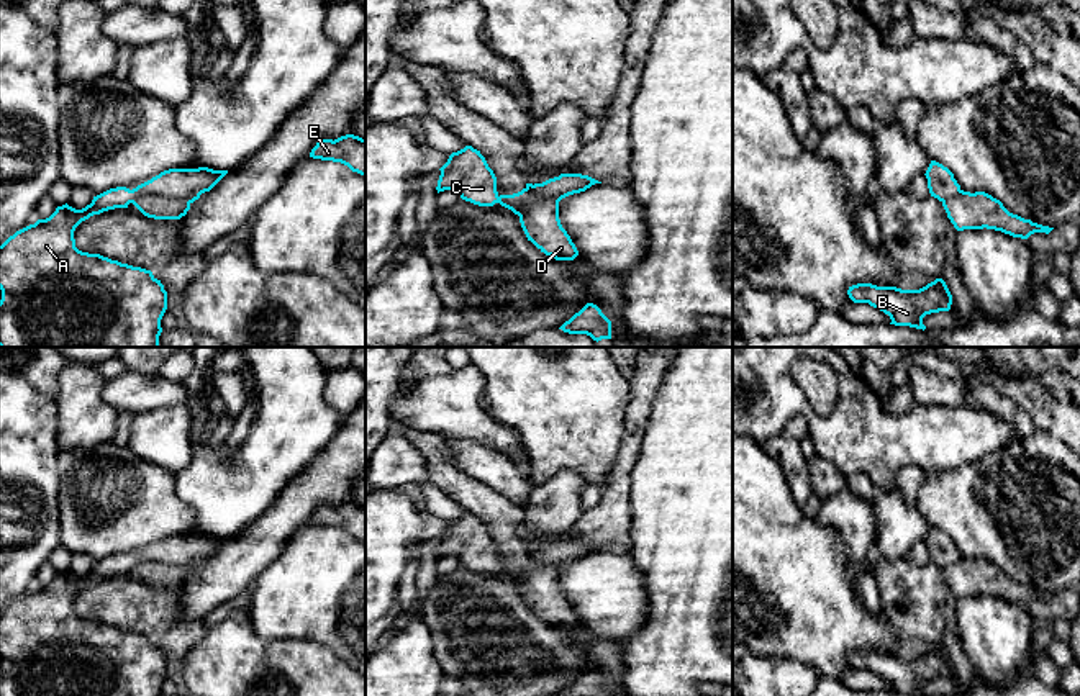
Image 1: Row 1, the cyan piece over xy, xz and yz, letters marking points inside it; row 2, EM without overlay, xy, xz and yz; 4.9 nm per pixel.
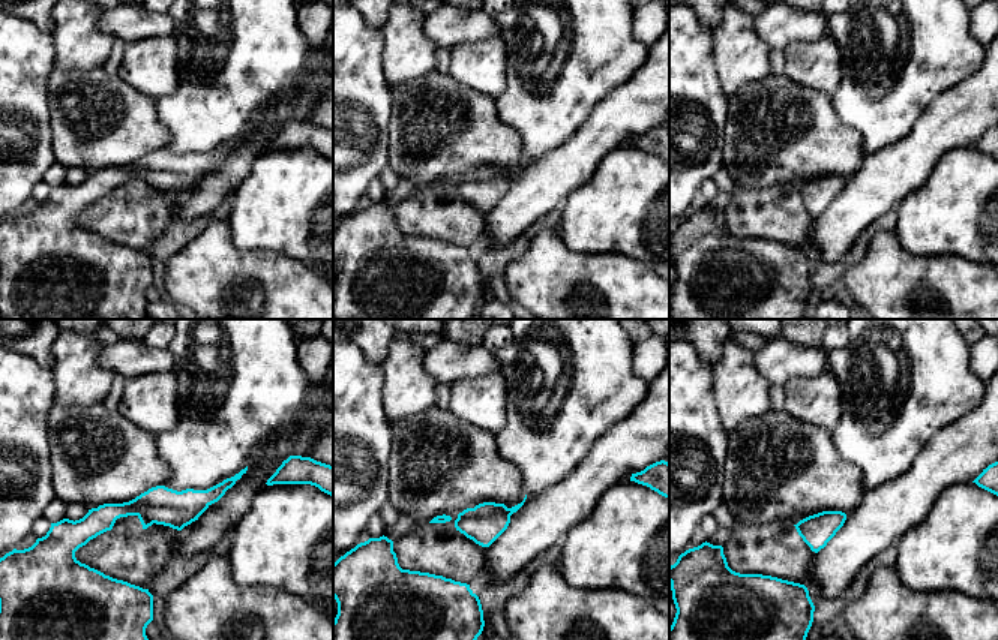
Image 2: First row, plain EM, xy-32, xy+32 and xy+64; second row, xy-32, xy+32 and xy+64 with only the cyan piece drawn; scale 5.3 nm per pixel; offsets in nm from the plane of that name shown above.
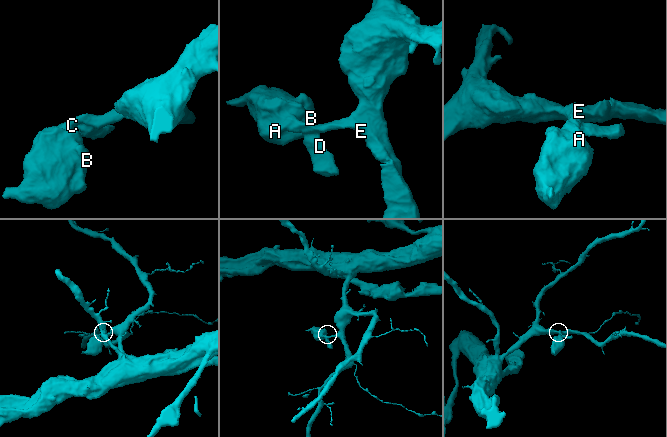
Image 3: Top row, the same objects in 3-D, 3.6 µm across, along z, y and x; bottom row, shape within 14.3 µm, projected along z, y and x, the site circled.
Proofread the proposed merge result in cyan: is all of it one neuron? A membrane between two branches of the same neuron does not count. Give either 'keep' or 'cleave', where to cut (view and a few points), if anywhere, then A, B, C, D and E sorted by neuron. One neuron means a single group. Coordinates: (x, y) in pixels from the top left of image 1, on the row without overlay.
cleave; cut in xy along (130, 565), (163, 562), (184, 565), (189, 570); A B C E / D

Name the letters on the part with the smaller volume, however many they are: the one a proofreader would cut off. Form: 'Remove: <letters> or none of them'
Remove: D

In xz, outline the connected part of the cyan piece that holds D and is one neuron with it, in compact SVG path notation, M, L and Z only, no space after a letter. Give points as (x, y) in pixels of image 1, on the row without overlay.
M528 555L513 562L500 562L498 570L520 583L521 594L541 619L556 627L574 627L575 611L559 586L559 568L534 563Z

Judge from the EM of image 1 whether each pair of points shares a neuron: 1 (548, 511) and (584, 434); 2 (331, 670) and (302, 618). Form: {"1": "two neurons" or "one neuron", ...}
{"1": "two neurons", "2": "two neurons"}

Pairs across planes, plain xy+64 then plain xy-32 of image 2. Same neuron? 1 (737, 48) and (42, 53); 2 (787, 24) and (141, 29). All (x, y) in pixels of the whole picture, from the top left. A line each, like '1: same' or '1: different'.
1: different
2: same

